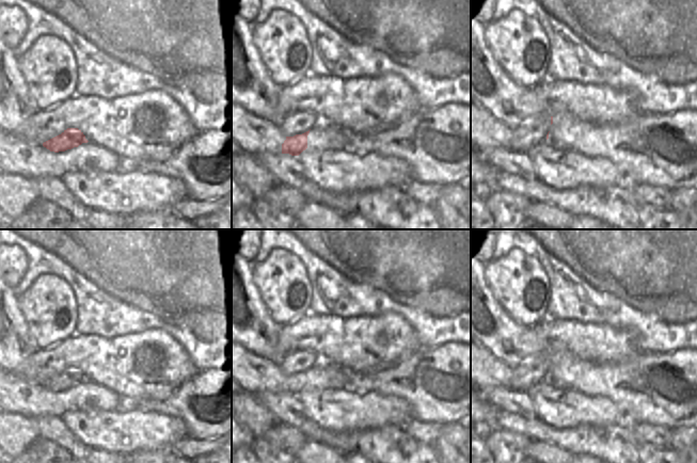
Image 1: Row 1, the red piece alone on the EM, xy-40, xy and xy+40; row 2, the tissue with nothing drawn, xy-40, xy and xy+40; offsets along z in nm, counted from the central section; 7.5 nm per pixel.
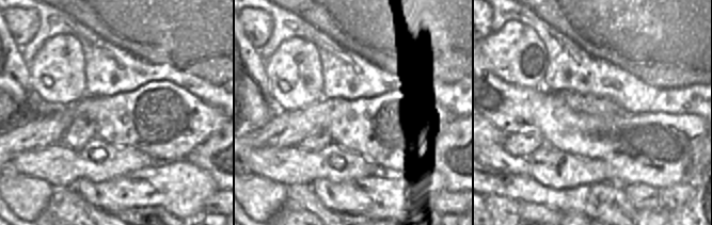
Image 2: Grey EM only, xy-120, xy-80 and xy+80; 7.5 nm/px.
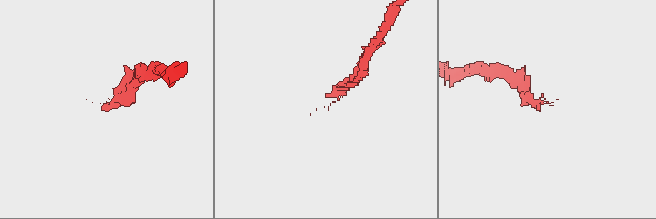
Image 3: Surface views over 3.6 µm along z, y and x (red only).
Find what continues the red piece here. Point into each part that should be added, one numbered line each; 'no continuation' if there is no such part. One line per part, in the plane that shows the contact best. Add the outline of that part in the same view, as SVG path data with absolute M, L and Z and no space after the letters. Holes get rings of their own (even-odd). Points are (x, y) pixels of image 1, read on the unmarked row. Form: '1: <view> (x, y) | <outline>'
1: xy (299, 362) | M300 350L289 353L280 365L280 368L286 376L294 376L302 373L319 363L320 357L317 354Z

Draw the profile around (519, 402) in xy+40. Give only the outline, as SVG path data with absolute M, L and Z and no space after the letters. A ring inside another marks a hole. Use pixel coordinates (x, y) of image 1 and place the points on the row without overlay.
M505 386L478 388L482 399L496 408L518 414L524 418L538 418L534 402L525 390L513 390Z

